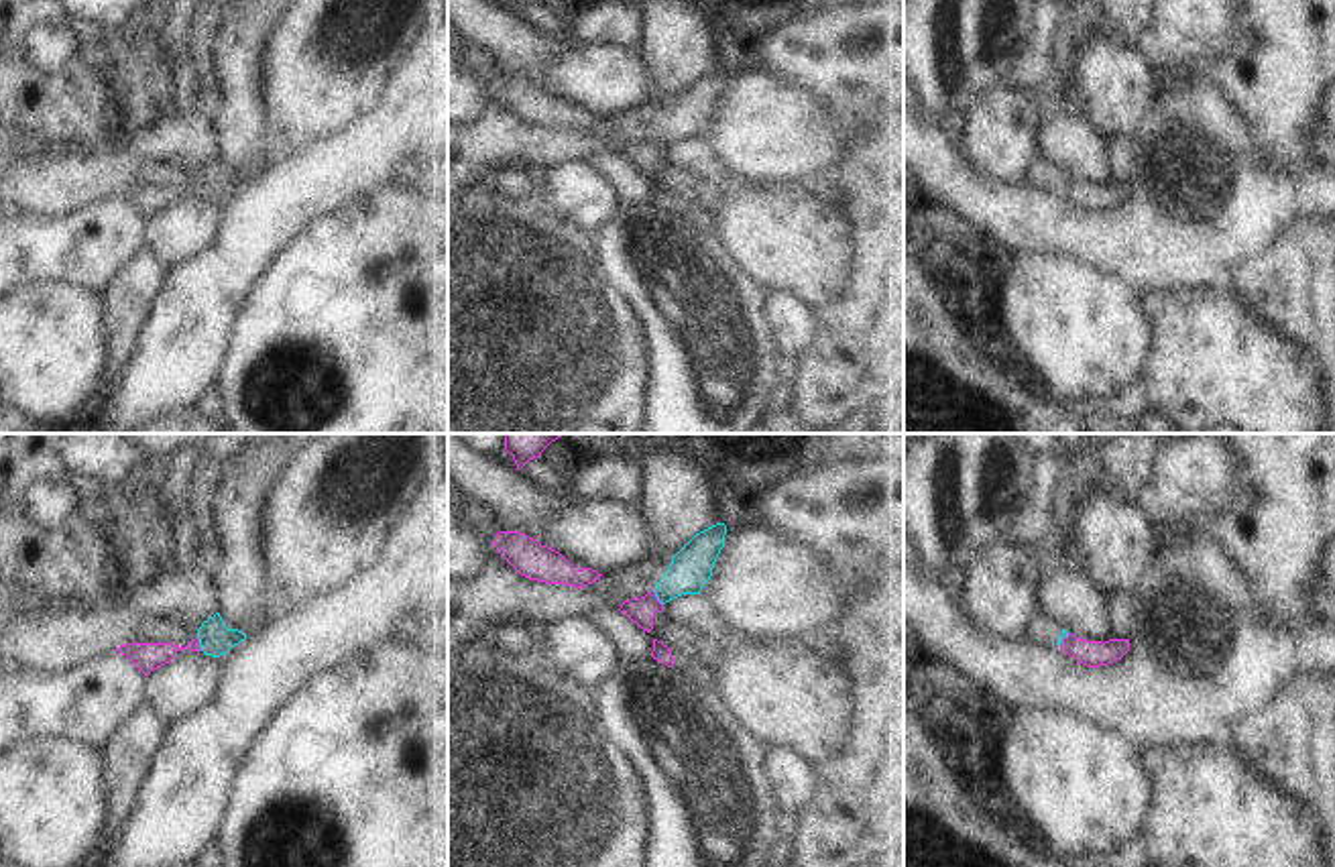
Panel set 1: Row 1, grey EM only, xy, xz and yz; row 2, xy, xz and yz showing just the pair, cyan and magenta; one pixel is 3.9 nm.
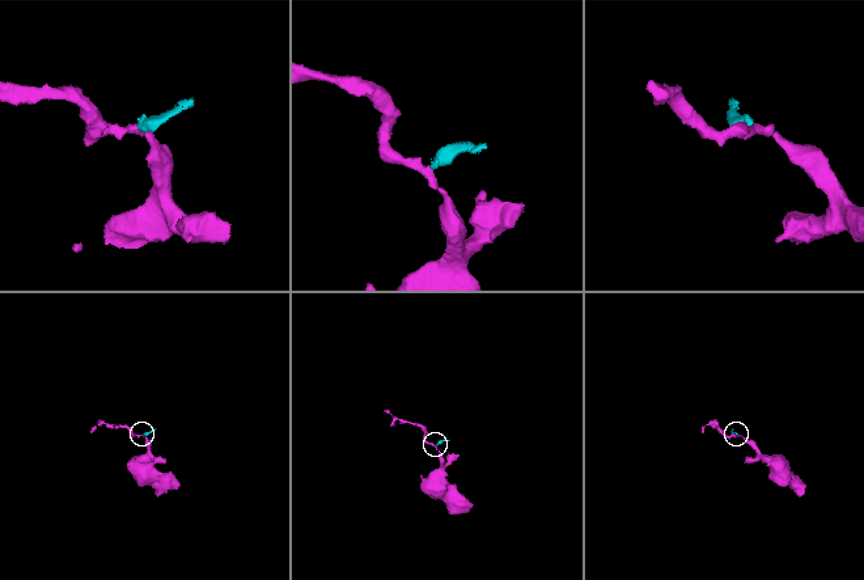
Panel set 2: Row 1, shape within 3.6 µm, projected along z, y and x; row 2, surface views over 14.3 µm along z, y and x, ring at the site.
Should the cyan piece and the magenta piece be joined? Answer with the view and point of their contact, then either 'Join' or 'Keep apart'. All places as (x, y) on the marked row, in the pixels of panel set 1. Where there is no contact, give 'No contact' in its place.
Touches cyan at xz (658, 599). Keep apart.

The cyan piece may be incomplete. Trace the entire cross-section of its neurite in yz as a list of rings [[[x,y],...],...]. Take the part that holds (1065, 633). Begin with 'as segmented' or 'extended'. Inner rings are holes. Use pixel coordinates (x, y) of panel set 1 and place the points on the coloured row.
extended; [[[1042,611],[1034,615],[1026,629],[1026,639],[1038,647],[1060,645],[1064,637],[1068,637],[1068,631],[1064,631],[1050,615]]]

